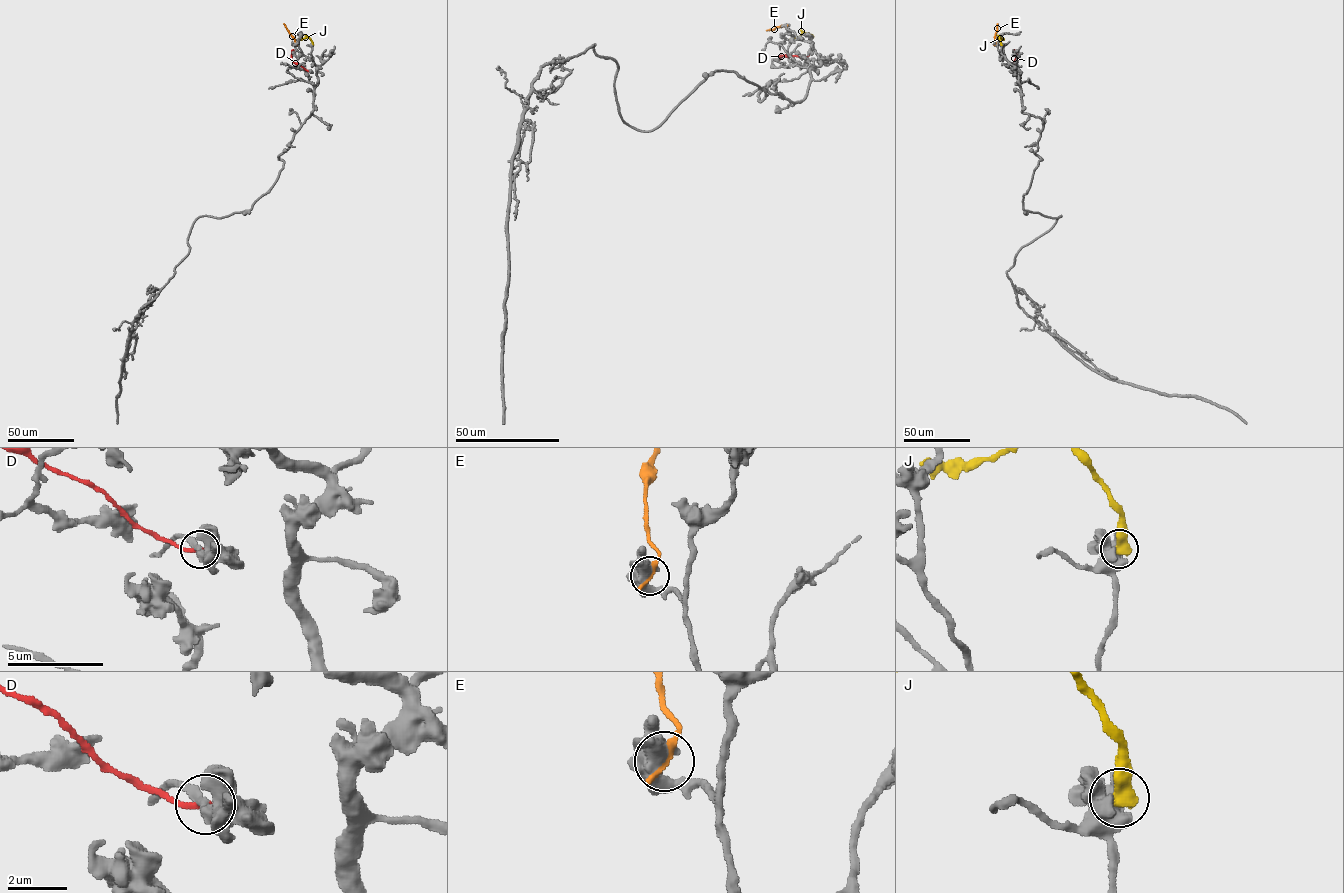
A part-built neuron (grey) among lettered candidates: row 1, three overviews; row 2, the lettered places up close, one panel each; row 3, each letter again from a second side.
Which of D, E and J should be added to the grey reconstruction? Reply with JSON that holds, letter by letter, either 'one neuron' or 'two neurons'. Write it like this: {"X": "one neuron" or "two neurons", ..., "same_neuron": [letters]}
{"D": "two neurons", "E": "two neurons", "J": "one neuron", "same_neuron": ["J"]}

